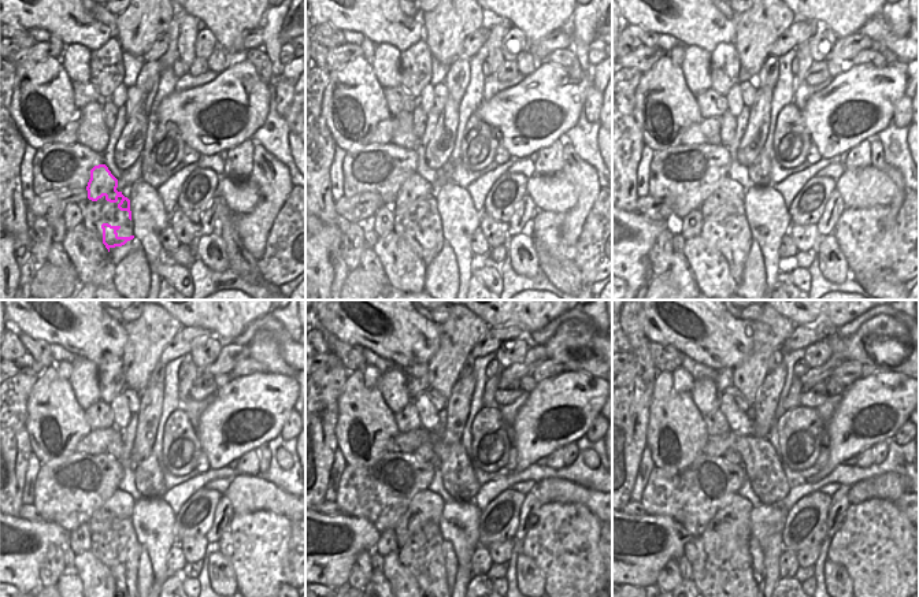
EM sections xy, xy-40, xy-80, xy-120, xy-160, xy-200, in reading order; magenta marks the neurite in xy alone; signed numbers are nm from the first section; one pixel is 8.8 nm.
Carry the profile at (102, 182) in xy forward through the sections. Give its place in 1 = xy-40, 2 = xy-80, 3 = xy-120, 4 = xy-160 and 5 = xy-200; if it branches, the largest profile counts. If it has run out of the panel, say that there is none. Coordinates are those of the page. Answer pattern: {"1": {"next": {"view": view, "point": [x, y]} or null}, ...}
{"1": {"next": {"view": "xy-40", "point": [415, 185]}}, "2": {"next": {"view": "xy-80", "point": [730, 223]}}, "3": {"next": {"view": "xy-120", "point": [115, 533]}}, "4": {"next": {"view": "xy-160", "point": [430, 505]}}, "5": {"next": {"view": "xy-200", "point": [738, 510]}}}

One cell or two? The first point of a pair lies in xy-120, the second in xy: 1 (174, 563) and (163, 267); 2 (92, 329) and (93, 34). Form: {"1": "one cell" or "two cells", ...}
{"1": "two cells", "2": "one cell"}

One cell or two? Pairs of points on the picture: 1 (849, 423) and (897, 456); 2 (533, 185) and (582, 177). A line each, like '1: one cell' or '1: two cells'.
1: two cells
2: two cells

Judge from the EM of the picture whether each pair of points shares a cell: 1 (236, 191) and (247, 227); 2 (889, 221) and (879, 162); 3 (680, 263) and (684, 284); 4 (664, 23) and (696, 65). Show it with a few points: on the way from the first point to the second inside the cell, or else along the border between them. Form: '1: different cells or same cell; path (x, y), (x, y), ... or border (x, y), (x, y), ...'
1: different cells; border (255, 182), (258, 203), (236, 215)
2: same cell; path (895, 206), (900, 195), (900, 185), (895, 177)
3: same cell; path (680, 269), (684, 278)
4: different cells; border (684, 44), (695, 44), (710, 54)

